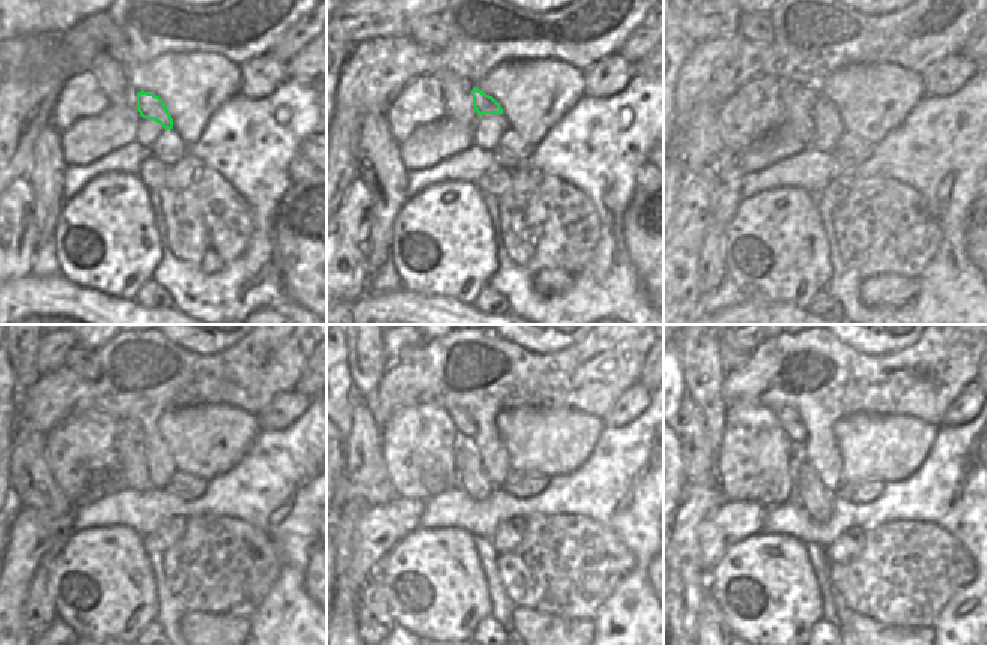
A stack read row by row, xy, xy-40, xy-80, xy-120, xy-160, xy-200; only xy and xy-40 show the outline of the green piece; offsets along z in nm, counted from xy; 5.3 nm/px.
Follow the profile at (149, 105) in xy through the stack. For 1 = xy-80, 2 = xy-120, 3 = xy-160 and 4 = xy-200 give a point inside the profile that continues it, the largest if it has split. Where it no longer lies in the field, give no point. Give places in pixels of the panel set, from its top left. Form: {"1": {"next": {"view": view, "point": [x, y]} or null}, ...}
{"1": {"next": {"view": "xy-80", "point": [807, 92]}}, "2": {"next": {"view": "xy-120", "point": [131, 426]}}, "3": {"next": {"view": "xy-160", "point": [464, 425]}}, "4": {"next": {"view": "xy-200", "point": [789, 419]}}}

